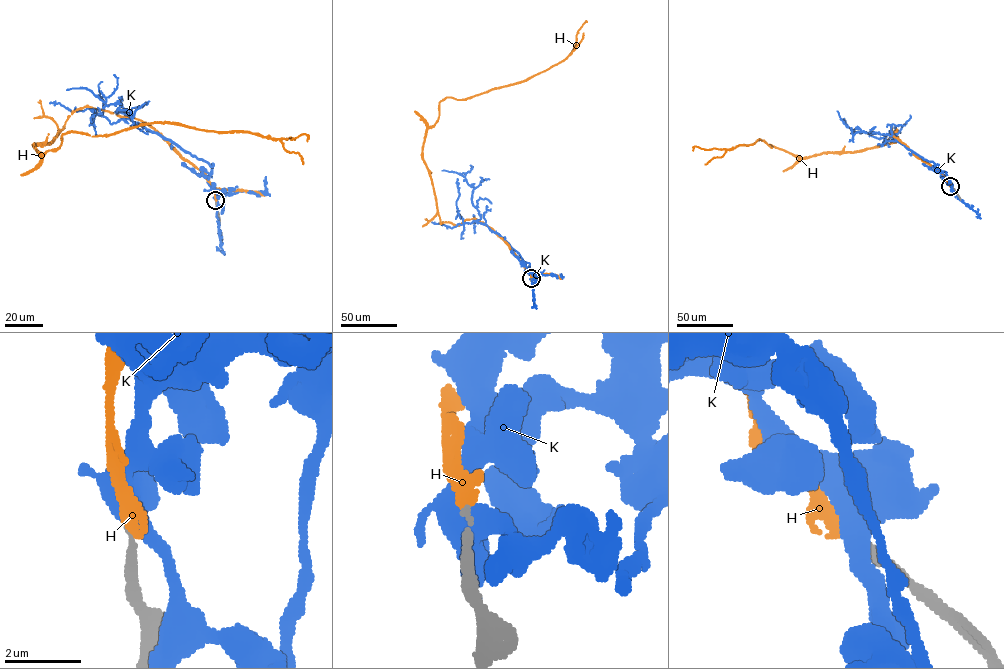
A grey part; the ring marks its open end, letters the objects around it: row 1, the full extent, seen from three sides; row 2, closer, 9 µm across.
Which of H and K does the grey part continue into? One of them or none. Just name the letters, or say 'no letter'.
H

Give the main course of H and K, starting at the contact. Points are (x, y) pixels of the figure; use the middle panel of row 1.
H: (531, 278), (482, 222), (440, 222), (423, 159), (425, 133), (447, 97), (470, 98), (563, 61), (586, 21)
K: (531, 278), (526, 271), (530, 264), (478, 222), (481, 217), (472, 203), (473, 187), (464, 176), (442, 170)

